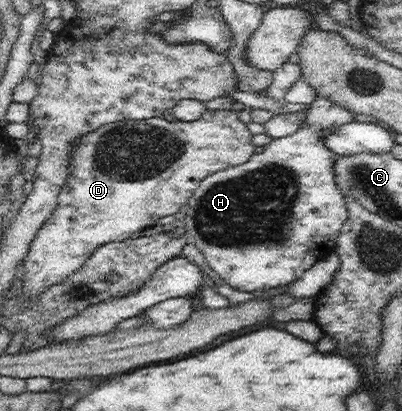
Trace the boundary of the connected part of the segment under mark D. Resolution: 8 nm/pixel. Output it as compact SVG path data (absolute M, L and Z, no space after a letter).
M239 108L233 110L206 110L200 119L196 121L167 121L165 118L160 116L152 117L150 119L143 120L122 120L114 123L106 124L86 135L77 139L73 143L73 150L71 151L71 161L69 178L66 180L63 189L60 192L57 208L50 214L50 217L44 222L36 237L32 240L29 252L25 257L22 264L24 265L24 283L23 283L23 297L26 296L32 303L38 295L47 289L51 285L59 284L70 277L76 270L80 269L84 262L95 253L96 248L101 245L107 244L112 241L124 241L126 238L130 238L134 233L142 231L152 226L155 221L162 219L163 217L175 215L178 212L185 210L189 199L193 196L196 191L198 184L212 173L217 171L228 169L233 165L242 165L248 161L254 153L256 153L256 146L252 143L252 134L248 130L248 126L243 123L239 118Z

